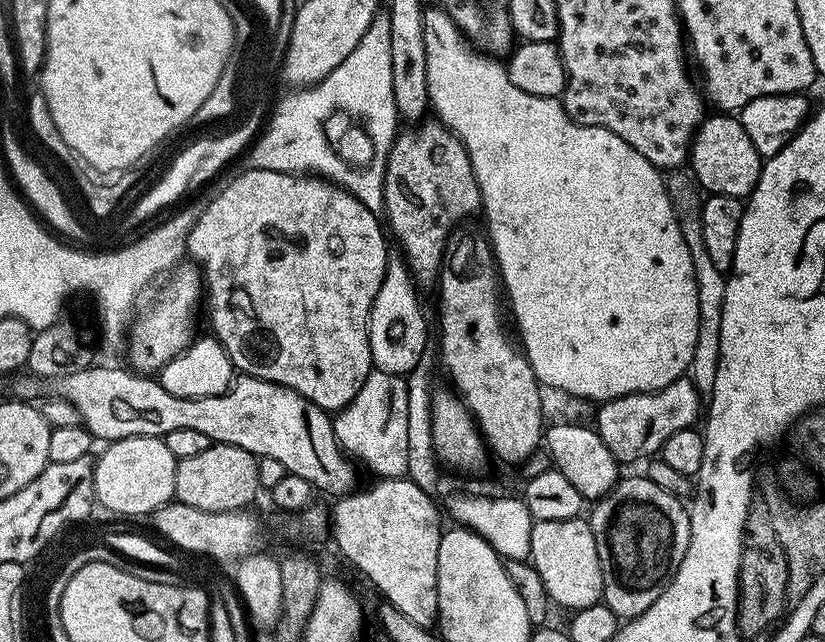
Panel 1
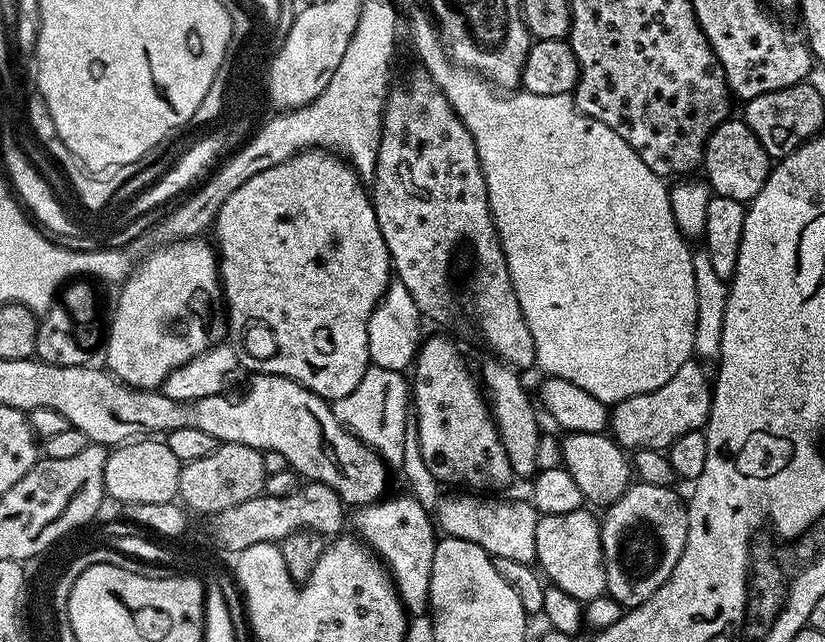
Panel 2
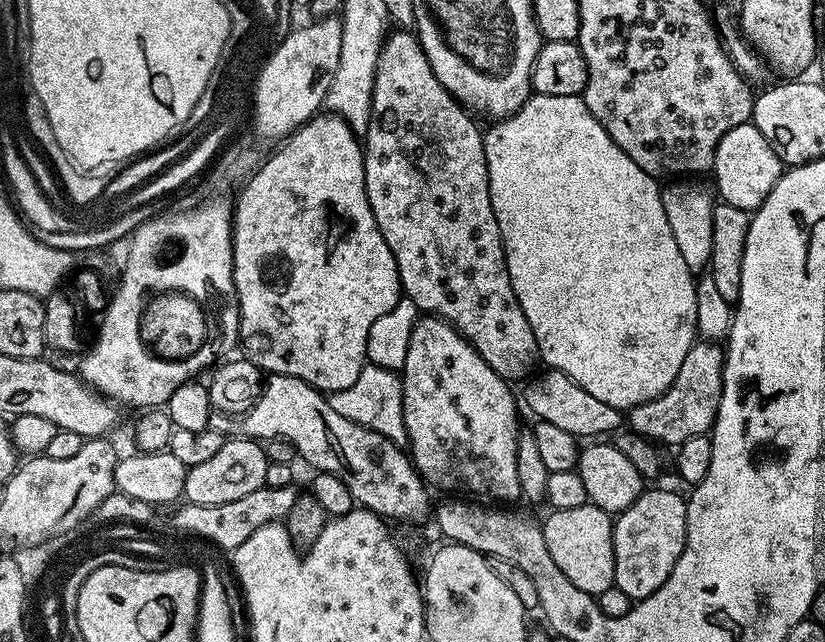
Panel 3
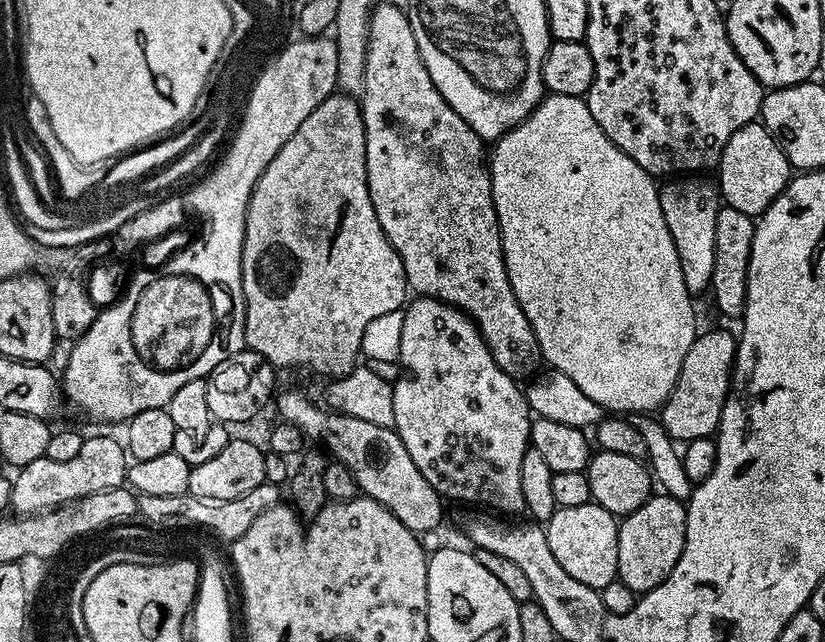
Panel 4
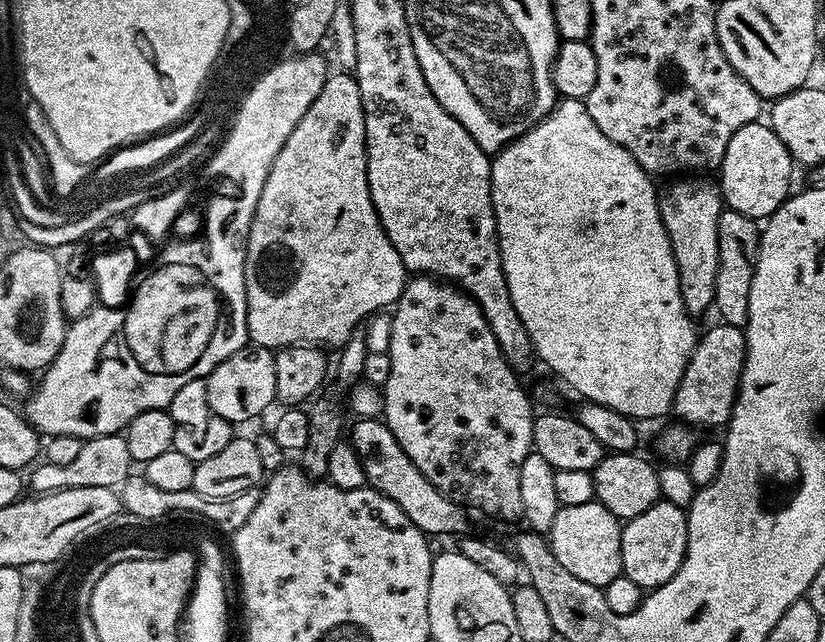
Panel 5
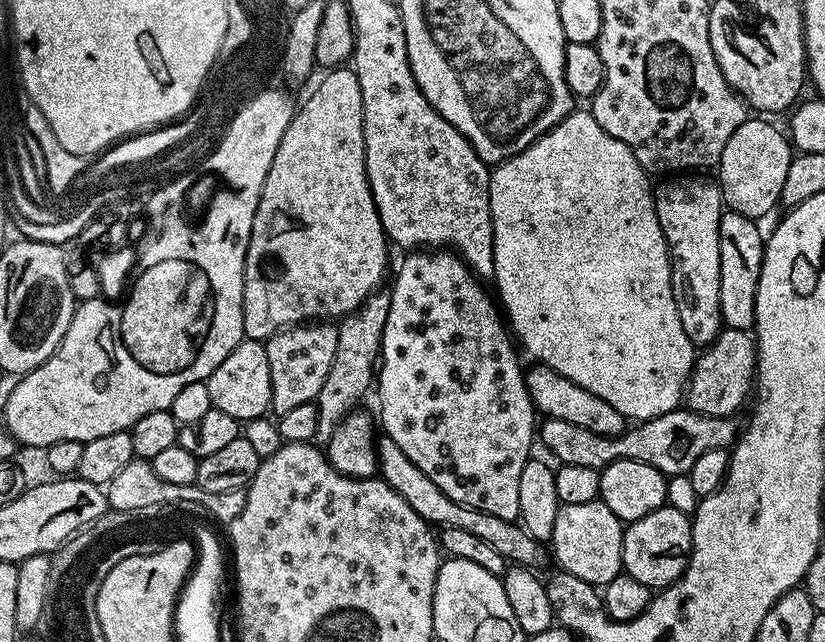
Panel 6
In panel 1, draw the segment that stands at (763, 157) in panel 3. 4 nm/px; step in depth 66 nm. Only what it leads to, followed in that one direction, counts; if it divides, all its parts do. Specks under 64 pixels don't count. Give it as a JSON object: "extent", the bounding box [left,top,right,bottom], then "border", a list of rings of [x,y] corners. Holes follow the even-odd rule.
{"extent":[690,114,762,198],"border":[[[732,114],[709,115],[696,129],[690,149],[691,175],[695,183],[708,194],[726,194],[747,198],[752,195],[760,177],[762,157],[750,142],[750,136],[740,120]]]}

